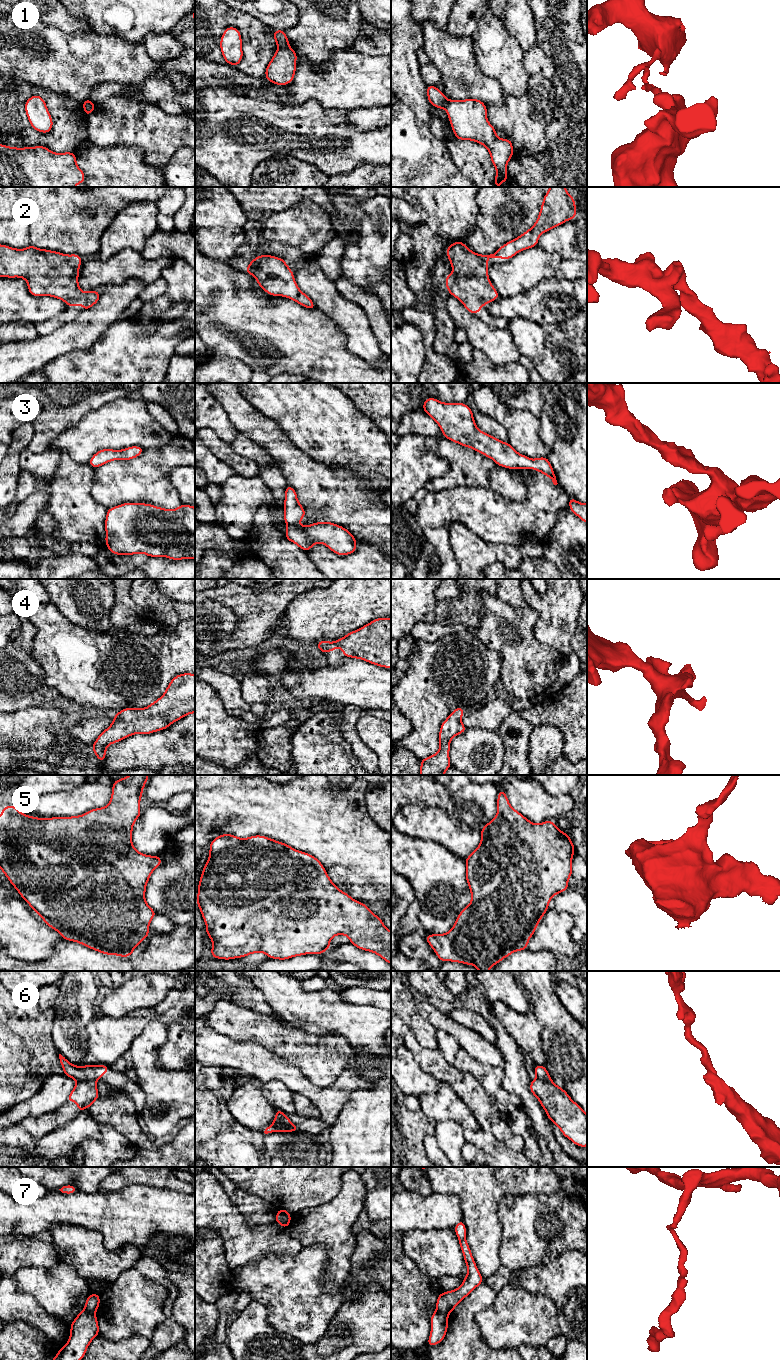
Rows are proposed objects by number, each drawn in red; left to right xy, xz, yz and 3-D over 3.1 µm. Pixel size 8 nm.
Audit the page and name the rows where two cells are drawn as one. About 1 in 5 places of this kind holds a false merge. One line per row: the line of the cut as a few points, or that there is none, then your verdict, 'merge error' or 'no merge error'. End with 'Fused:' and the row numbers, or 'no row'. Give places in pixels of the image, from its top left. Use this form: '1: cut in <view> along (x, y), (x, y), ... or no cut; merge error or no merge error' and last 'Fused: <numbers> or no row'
1: cut in xz along (288, 45), (278, 48); merge error
2: no cut; no merge error
3: no cut; no merge error
4: no cut; no merge error
5: no cut; no merge error
6: cut in xy along (95, 1080), (77, 1081); merge error
7: cut in xz along (290, 1214), (278, 1222); merge error
Fused: 1, 6, 7

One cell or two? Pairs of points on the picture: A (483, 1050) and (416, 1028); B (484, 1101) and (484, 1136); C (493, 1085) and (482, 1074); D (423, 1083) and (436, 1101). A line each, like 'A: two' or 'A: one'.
A: two
B: two
C: one
D: two

